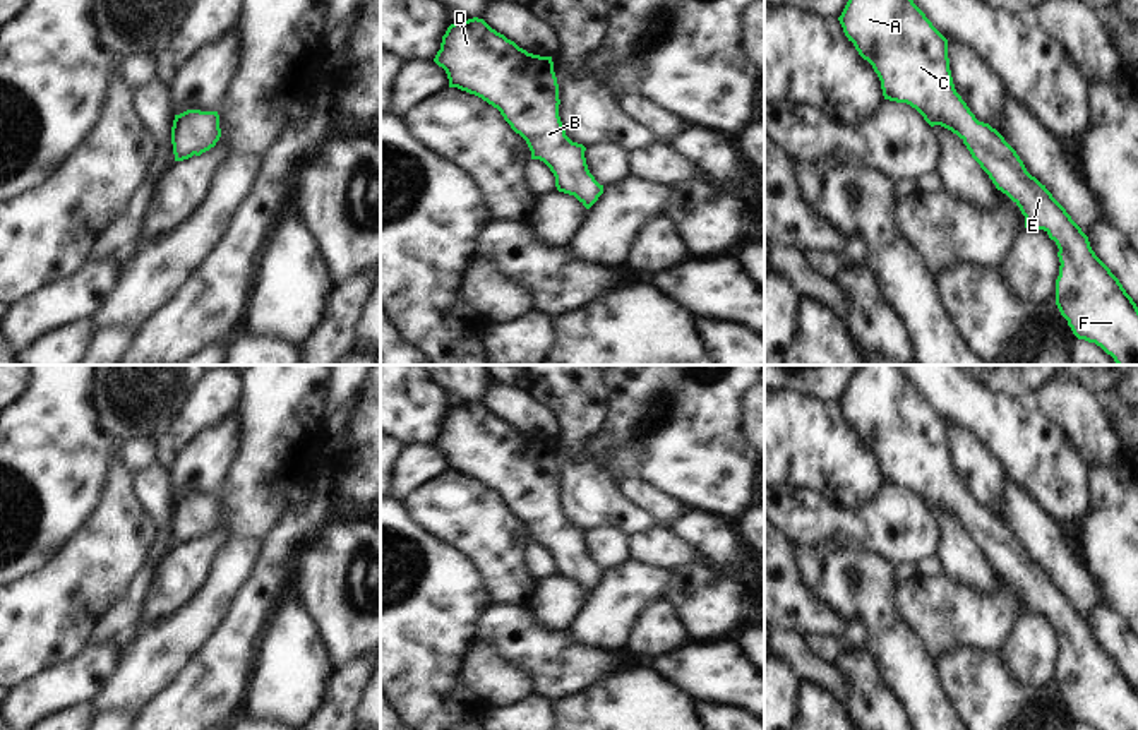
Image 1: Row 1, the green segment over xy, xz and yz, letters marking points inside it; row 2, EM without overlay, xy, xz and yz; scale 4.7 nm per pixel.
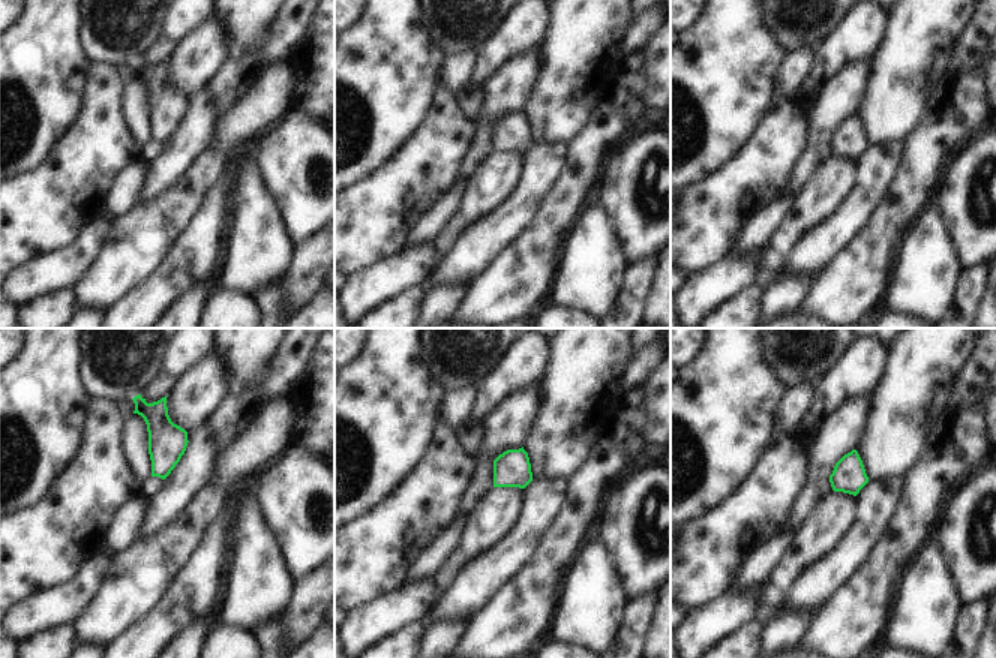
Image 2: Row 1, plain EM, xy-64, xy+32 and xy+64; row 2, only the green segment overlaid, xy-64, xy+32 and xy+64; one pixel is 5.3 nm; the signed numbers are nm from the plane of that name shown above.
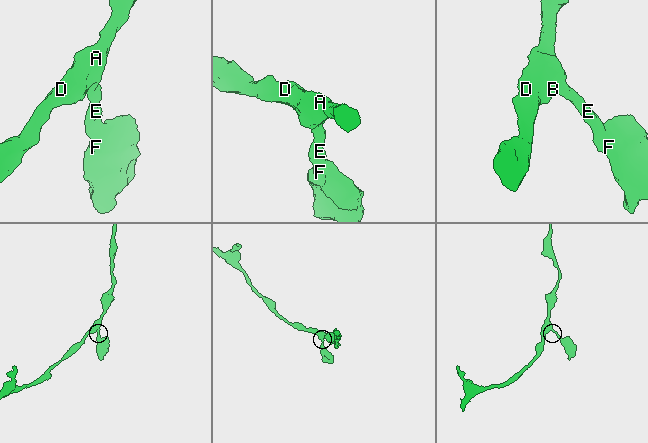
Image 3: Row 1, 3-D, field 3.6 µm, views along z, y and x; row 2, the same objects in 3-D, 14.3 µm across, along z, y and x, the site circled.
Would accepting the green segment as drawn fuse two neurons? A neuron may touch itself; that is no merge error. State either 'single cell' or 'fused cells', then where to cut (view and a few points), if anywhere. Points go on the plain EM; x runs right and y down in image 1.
single cell; no cut

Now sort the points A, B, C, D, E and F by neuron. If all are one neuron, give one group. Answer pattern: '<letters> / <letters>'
A B C D E F

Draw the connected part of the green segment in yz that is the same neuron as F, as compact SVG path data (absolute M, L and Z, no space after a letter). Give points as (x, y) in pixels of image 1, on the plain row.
M860 365L838 401L845 420L881 464L884 483L907 487L934 511L956 518L972 542L1025 600L1025 612L1044 613L1059 636L1056 689L1078 723L1097 730L1138 730L1138 691L1119 663L1095 639L1088 620L1035 560L1016 535L989 507L979 506L956 476L948 442L948 423L932 410L898 365Z

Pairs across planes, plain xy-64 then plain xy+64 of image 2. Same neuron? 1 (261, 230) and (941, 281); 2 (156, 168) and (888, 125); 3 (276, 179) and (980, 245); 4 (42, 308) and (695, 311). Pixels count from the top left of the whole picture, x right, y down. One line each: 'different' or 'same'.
1: same
2: different
3: same
4: different

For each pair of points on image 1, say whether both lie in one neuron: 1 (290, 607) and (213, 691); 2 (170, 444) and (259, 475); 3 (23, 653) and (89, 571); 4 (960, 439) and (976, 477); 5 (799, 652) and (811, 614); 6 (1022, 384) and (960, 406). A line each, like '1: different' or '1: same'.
1: different
2: different
3: same
4: same
5: different
6: different

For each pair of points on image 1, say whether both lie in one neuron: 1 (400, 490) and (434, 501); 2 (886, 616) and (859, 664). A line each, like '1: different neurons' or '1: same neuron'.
1: different neurons
2: different neurons

